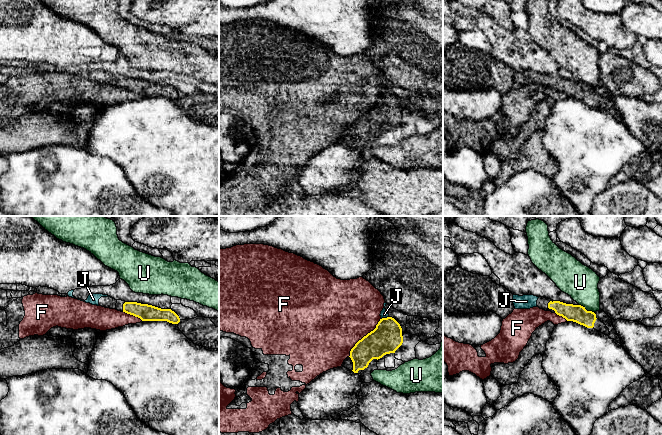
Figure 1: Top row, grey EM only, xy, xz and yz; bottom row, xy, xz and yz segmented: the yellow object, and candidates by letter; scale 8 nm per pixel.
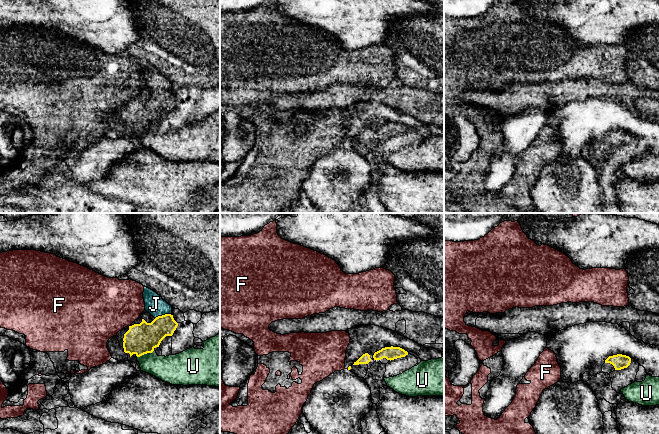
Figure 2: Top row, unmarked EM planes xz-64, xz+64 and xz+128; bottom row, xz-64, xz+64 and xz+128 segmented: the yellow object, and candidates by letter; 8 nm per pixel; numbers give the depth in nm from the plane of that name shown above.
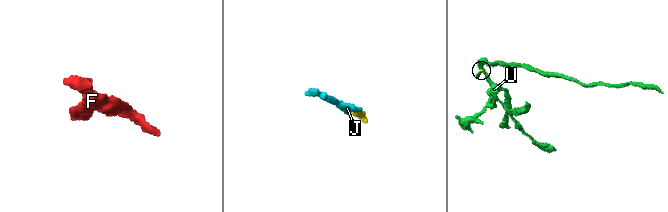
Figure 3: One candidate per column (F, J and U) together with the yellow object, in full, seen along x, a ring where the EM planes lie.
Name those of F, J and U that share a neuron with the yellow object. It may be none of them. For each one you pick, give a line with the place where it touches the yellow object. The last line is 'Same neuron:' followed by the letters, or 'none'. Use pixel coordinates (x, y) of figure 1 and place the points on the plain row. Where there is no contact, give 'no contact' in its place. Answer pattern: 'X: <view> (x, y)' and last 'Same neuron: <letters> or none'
J: xz (384, 94)
Same neuron: J

